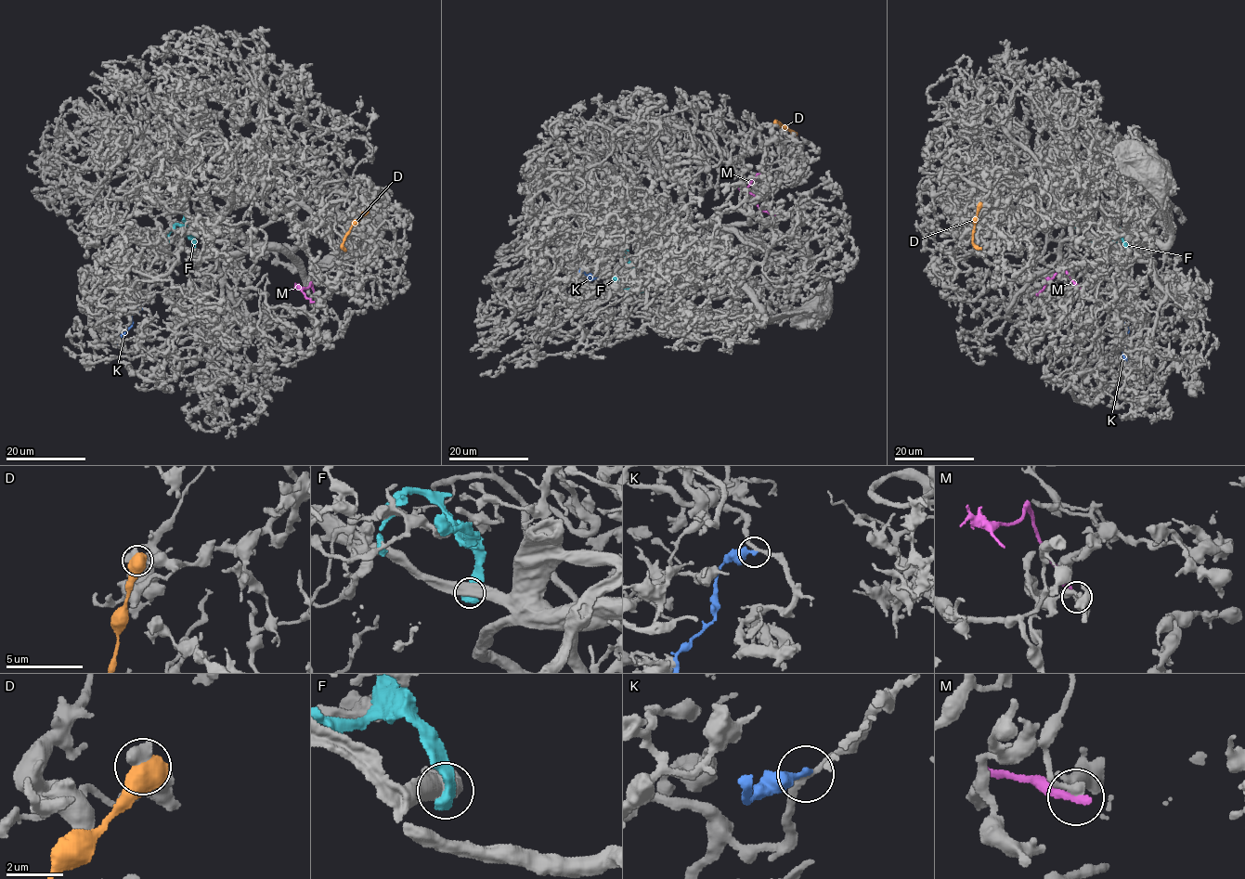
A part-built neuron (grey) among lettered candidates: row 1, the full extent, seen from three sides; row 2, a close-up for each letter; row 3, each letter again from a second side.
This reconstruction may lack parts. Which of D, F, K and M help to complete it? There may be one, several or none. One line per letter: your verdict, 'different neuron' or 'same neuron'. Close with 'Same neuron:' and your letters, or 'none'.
D: same neuron
F: different neuron
K: different neuron
M: different neuron
Same neuron: D

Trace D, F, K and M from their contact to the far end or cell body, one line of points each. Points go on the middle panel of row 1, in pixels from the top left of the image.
D: (793, 134), (776, 121), (780, 126)
F: (640, 290), (636, 283), (637, 272), (624, 253), (624, 249), (628, 251)
K: (598, 277), (590, 279), (590, 277), (584, 270)
M: (773, 213), (760, 209), (747, 188), (759, 174)

